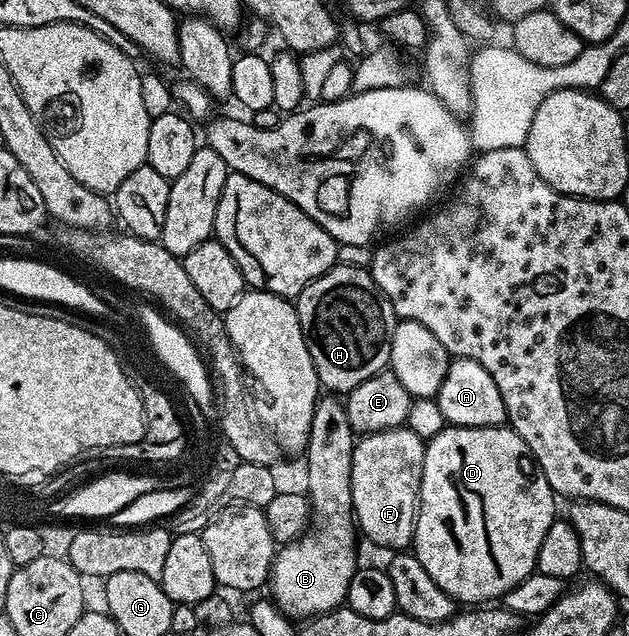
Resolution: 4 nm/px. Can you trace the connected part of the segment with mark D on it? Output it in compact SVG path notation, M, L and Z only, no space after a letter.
M450 425L440 431L432 440L426 442L426 454L424 455L424 467L422 468L422 482L418 488L418 522L414 528L414 544L412 552L420 559L424 571L436 579L436 587L440 587L455 602L467 601L467 606L478 607L483 603L497 602L505 593L512 591L516 583L528 579L530 573L538 568L538 556L540 555L540 543L544 543L544 535L548 535L548 527L556 519L554 513L554 501L556 494L550 488L548 479L540 471L540 467L534 462L530 448L520 439L520 435L506 425L493 425L492 427L464 427L463 425Z

